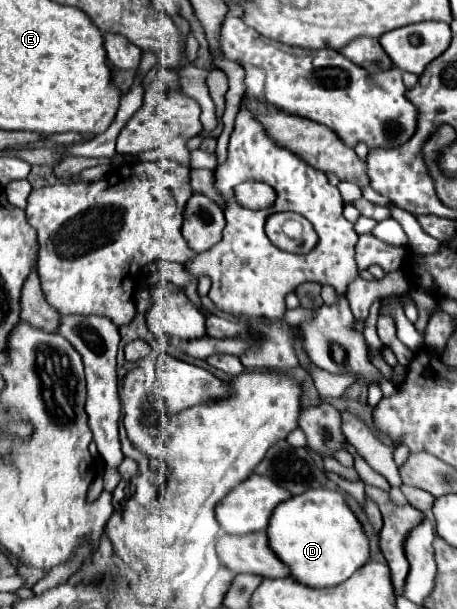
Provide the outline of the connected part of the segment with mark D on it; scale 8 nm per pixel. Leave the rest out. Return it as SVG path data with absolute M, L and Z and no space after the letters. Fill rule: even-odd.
M317 488L317 490L309 490L305 494L285 500L285 504L279 504L275 508L267 534L269 534L269 544L271 544L273 552L289 566L291 576L313 588L337 586L337 584L345 582L345 578L349 578L357 568L361 568L369 560L369 538L367 538L361 522L353 514L353 510L349 508L347 500L343 498L343 494L339 494L335 490Z

